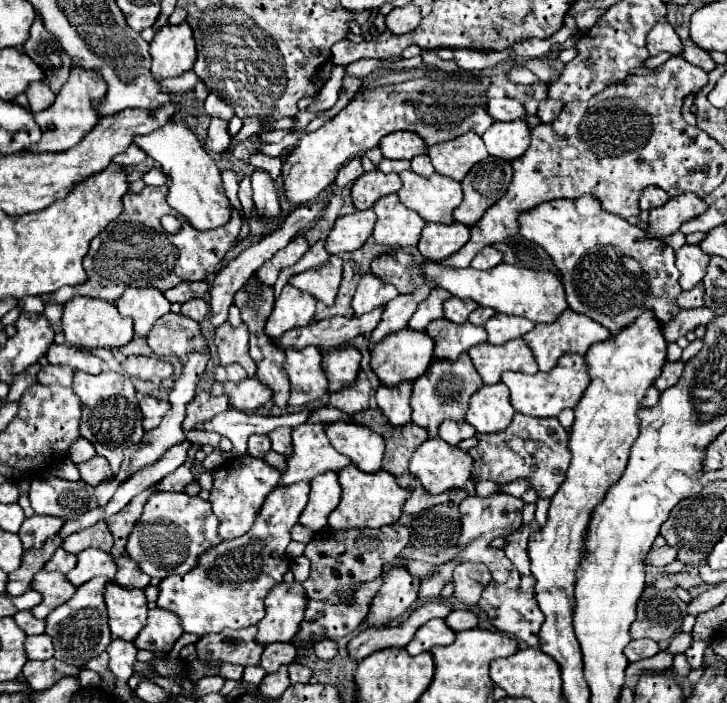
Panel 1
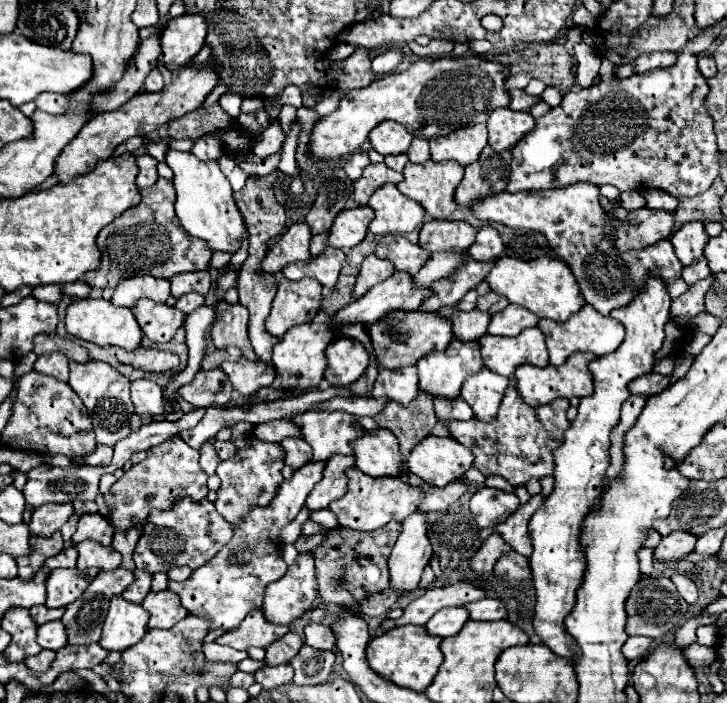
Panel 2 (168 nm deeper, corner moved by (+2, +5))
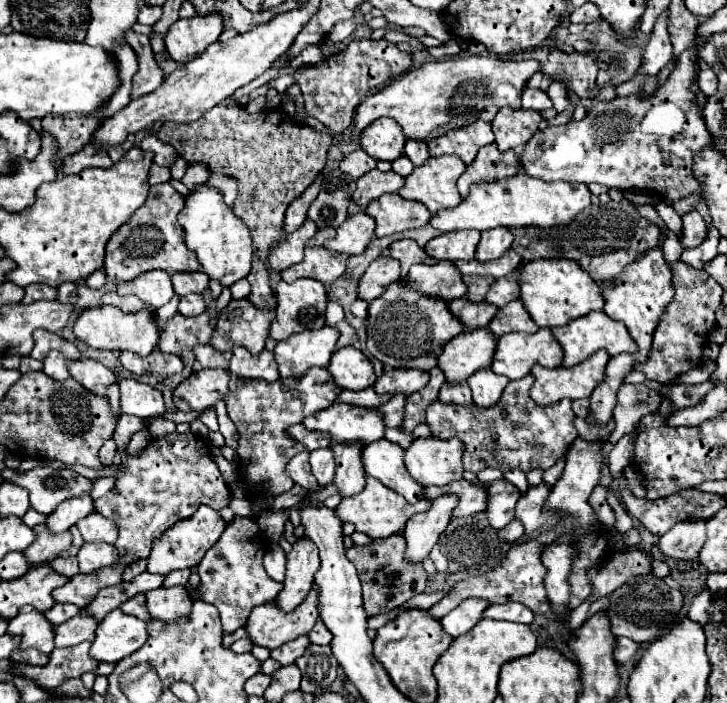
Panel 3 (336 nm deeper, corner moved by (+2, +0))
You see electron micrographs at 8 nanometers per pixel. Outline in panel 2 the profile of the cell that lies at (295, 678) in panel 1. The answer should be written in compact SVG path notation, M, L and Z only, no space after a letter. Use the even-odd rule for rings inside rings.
M303 646L299 654L291 660L291 666L295 668L293 682L297 686L305 684L325 684L331 672L331 666L335 662L335 652L331 650L317 650L313 646Z

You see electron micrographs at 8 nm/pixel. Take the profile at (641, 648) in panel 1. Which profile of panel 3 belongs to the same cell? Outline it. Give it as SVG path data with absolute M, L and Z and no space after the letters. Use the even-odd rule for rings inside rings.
M619 637L617 639L617 649L615 649L615 661L617 663L627 663L637 655L637 651L639 651L639 645L635 641Z

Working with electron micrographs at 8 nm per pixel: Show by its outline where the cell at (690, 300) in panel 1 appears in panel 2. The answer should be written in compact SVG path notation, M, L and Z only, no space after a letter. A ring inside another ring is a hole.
M701 258L701 260L695 260L695 262L689 264L689 266L683 266L681 278L691 286L691 284L695 284L697 280L701 280L701 278L705 278L705 276L709 276L709 274L711 274L711 272L709 272L709 266L707 266L707 260Z

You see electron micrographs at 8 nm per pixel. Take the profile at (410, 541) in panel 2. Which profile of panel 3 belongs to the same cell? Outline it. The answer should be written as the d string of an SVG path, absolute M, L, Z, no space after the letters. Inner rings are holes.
M441 495L431 501L429 511L417 513L407 521L405 533L403 533L407 541L405 563L415 565L415 563L423 563L429 557L439 535L449 525L451 511L455 505L457 505L455 495Z

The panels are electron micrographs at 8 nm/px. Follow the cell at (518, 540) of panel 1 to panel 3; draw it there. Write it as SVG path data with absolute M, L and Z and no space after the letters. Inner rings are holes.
M541 483L537 487L529 487L529 491L517 501L515 519L519 519L525 525L525 535L541 531L541 527L547 523L541 509L543 509L543 505L547 501L549 491L551 491L549 485Z

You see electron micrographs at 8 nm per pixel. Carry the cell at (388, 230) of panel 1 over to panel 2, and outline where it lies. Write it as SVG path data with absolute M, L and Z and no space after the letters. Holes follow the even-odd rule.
M385 184L375 190L369 198L369 206L375 210L375 220L371 222L369 230L381 236L411 232L425 220L425 208L403 196L393 184Z

